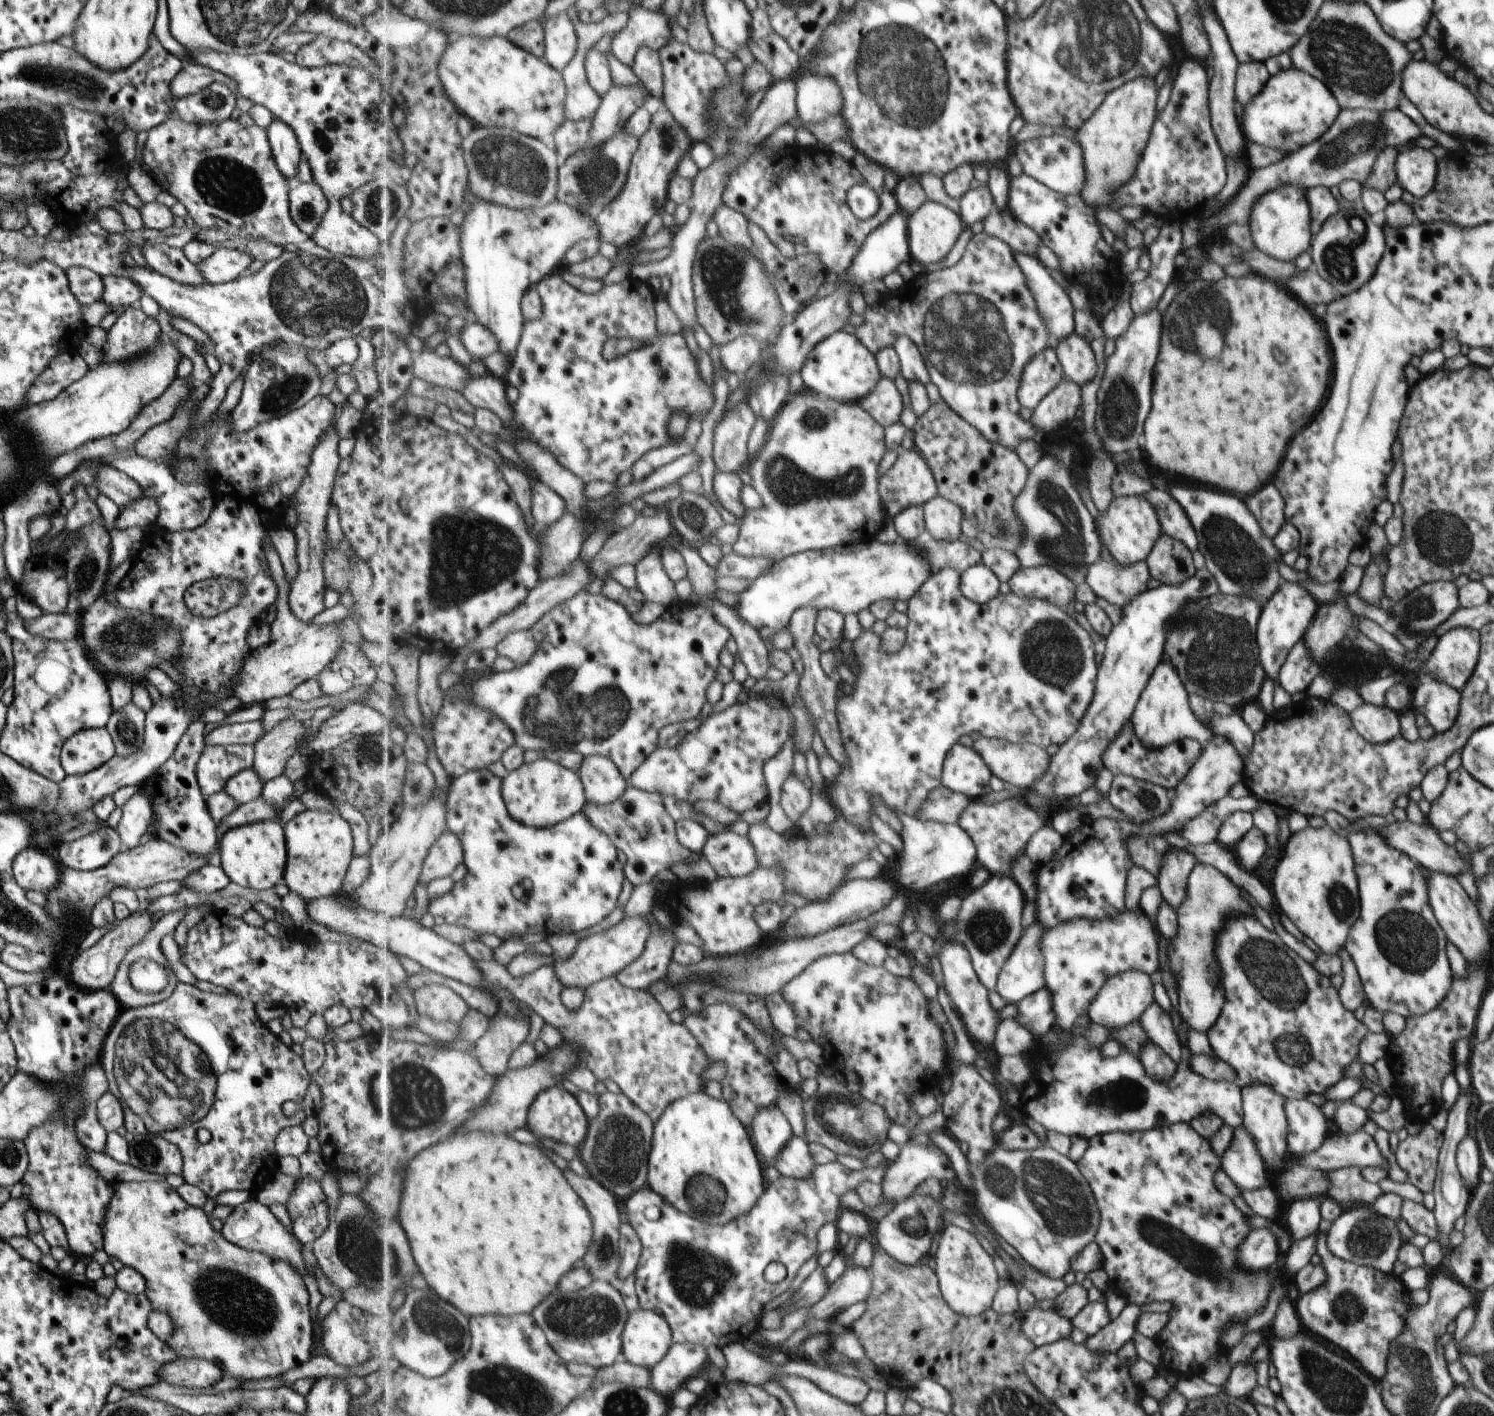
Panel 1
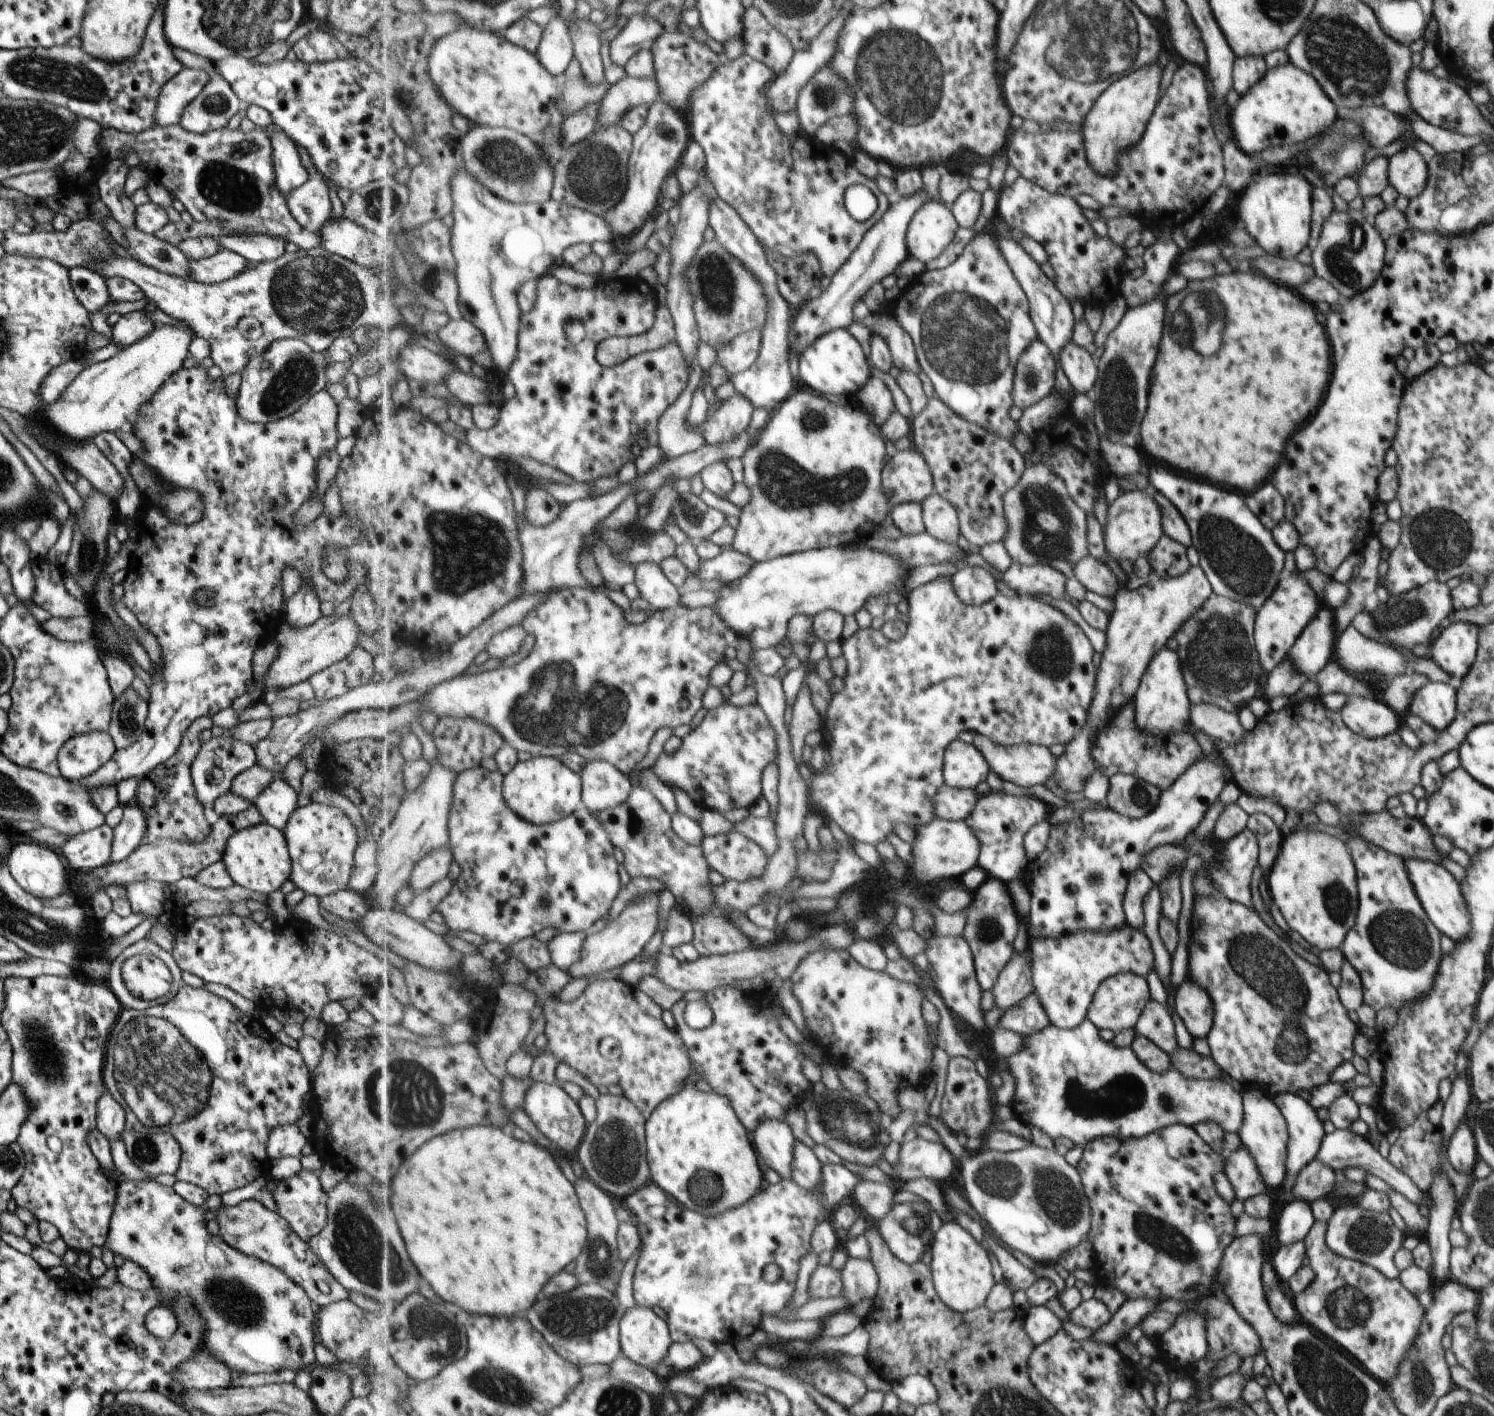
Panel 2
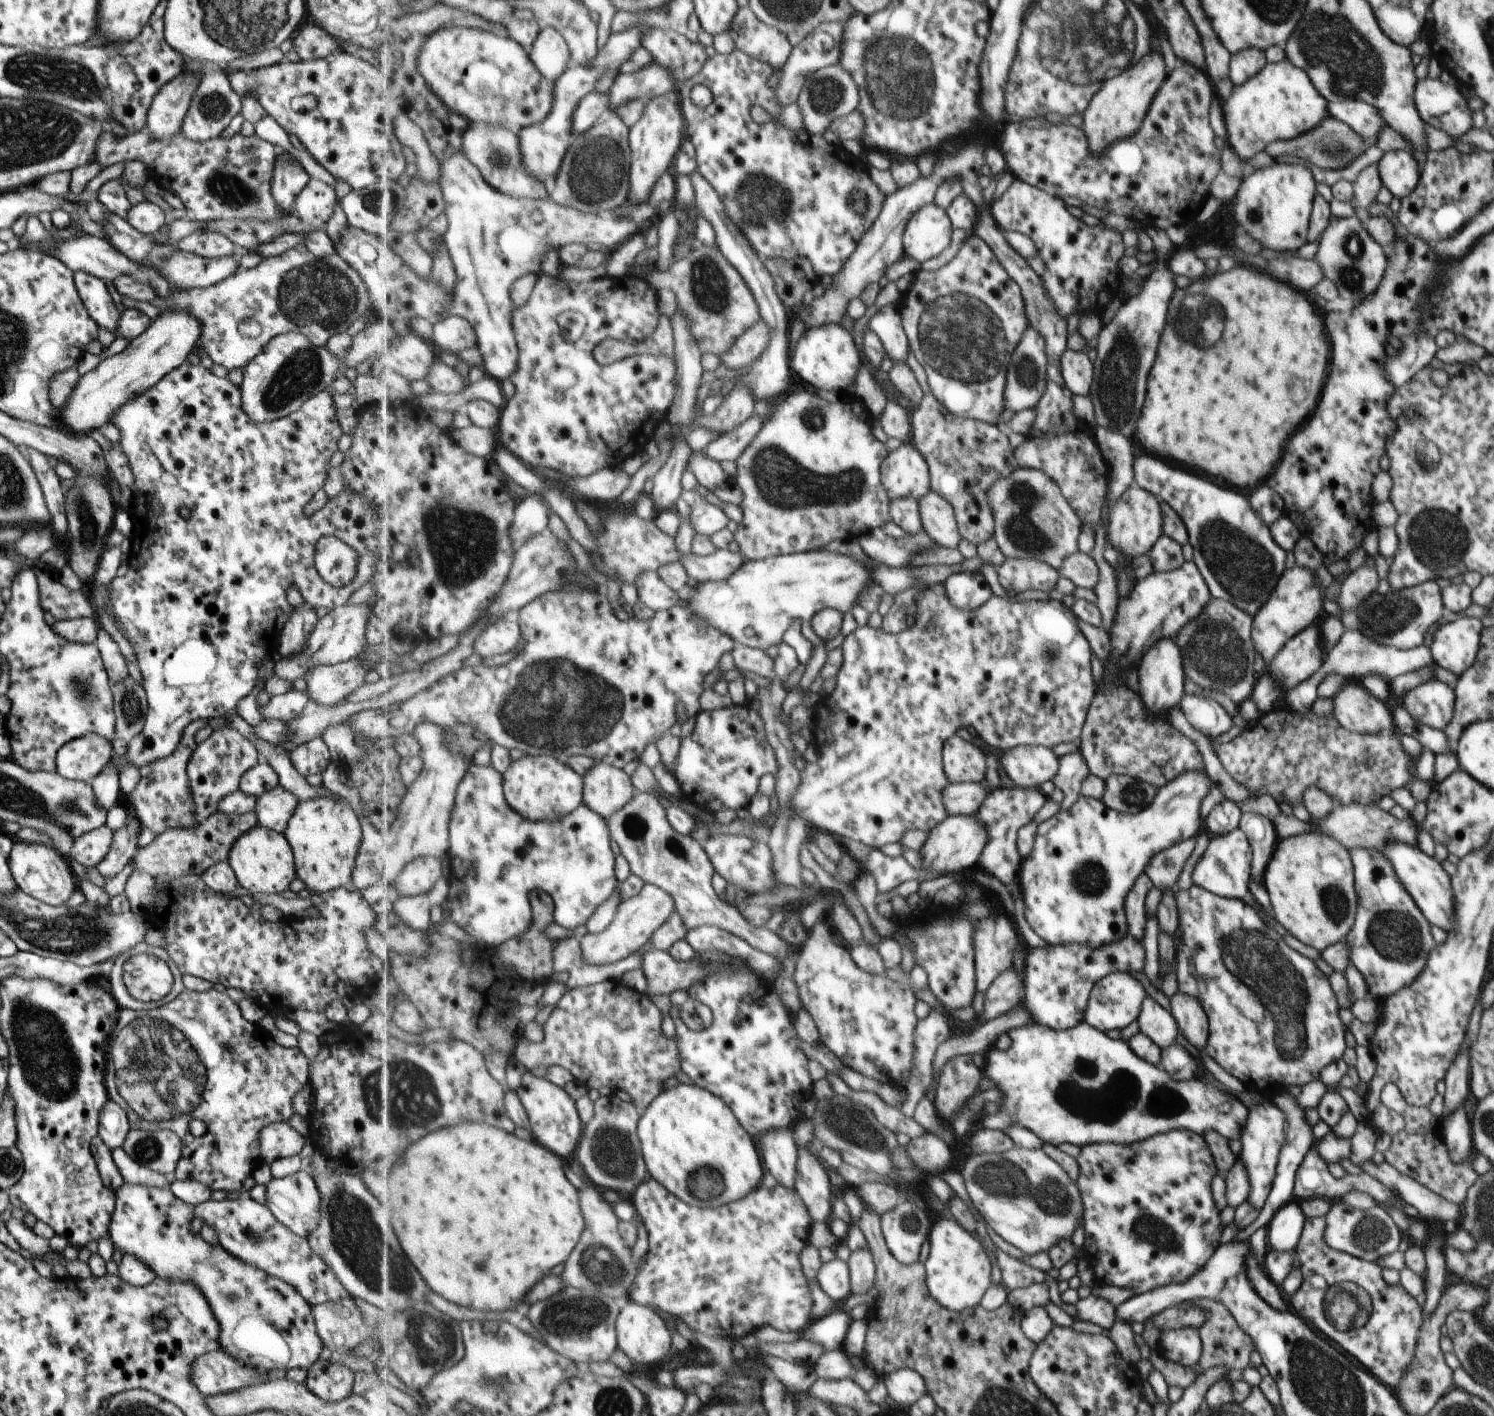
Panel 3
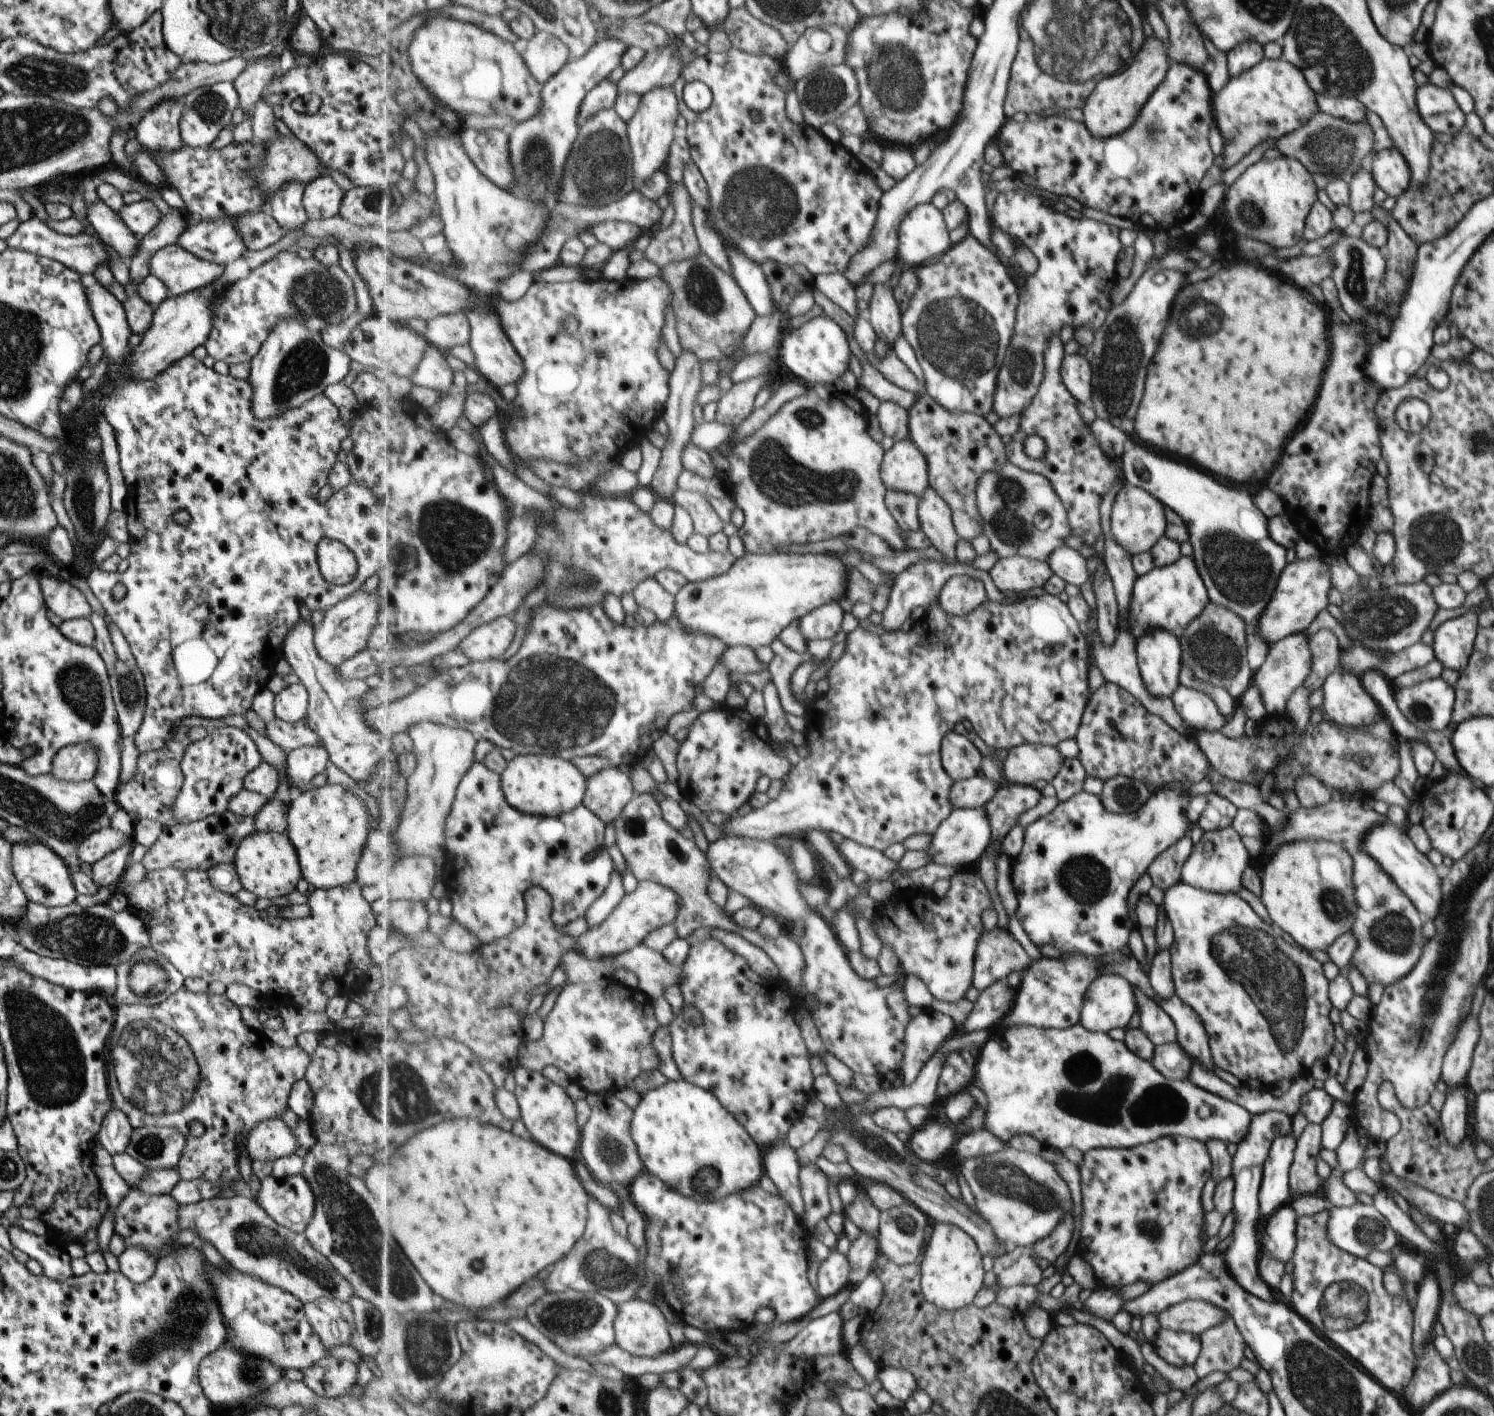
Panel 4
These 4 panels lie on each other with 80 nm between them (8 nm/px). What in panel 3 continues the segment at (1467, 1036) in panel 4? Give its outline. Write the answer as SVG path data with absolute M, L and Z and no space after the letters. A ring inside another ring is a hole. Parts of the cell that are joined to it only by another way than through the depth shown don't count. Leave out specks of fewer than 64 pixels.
M1468 1052L1457 1054L1446 1071L1446 1076L1443 1078L1445 1083L1445 1092L1443 1097L1442 1116L1451 1113L1457 1107L1462 1108L1465 1102L1465 1096L1470 1091L1469 1088L1469 1063Z

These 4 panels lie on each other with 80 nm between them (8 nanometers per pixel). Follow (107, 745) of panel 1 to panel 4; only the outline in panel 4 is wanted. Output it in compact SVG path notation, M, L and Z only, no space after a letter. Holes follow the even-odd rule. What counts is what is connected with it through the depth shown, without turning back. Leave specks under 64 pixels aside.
M89 743L60 748L53 757L49 772L67 782L91 781L98 763L98 750Z

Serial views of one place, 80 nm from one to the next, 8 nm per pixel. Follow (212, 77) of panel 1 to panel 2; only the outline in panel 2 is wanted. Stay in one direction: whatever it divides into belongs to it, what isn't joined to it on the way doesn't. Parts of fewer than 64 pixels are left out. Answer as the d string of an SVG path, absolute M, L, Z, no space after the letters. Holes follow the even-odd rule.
M182 67L159 91L154 124L162 127L177 124L184 106L198 95L209 77L204 70Z

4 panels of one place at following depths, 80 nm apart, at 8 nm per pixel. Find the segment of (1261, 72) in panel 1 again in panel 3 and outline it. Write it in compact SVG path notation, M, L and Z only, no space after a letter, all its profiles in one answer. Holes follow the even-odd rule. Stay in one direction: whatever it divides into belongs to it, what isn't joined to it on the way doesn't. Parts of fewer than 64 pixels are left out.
M1251 48L1245 49L1230 56L1228 79L1233 86L1243 85L1251 77L1255 77L1266 64L1267 60L1264 57L1264 51Z

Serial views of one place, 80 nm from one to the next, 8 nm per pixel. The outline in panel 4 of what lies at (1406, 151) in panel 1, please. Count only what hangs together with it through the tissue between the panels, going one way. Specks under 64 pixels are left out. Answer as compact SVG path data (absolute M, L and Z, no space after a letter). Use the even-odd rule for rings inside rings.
M1395 147L1372 153L1366 163L1376 184L1387 196L1395 199L1411 186L1411 168Z

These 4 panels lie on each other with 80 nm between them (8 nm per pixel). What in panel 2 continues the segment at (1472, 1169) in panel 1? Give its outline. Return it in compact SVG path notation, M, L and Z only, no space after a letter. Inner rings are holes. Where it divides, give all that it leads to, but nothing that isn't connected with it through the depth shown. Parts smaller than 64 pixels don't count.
M1462 1122L1452 1138L1448 1140L1448 1162L1461 1174L1471 1173L1477 1160L1475 1154L1477 1154L1475 1136Z

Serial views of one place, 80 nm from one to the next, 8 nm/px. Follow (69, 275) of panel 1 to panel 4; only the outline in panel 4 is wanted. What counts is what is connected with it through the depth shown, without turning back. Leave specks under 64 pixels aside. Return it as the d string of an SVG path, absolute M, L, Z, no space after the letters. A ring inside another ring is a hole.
M80 275L80 285L83 287L88 303L100 332L102 354L107 357L107 373L110 376L110 388L102 389L102 414L113 429L116 440L116 449L119 456L120 471L126 486L125 505L123 512L126 518L126 527L129 535L129 553L127 555L128 566L124 572L108 573L91 568L86 574L86 583L93 596L100 602L105 614L111 623L119 629L123 638L127 641L134 658L135 668L139 669L144 680L146 703L142 721L133 736L133 742L138 756L149 751L162 749L165 743L172 737L174 727L181 724L181 718L185 716L199 716L199 718L223 718L237 714L243 716L245 710L250 708L254 694L265 689L267 680L273 674L274 666L282 659L282 640L299 621L299 604L313 610L327 610L336 602L345 600L355 591L359 591L371 584L375 574L388 560L391 567L394 556L398 552L391 542L391 516L389 516L389 542L383 542L383 516L375 514L375 498L372 492L364 486L349 482L345 487L332 492L332 495L323 504L317 504L315 494L327 483L327 474L336 461L339 442L348 436L350 430L337 412L337 407L323 394L313 396L297 408L286 410L275 418L260 421L250 411L252 390L245 379L235 379L228 373L220 375L207 368L201 361L196 360L191 354L171 363L165 370L154 375L152 379L137 379L136 375L128 370L127 338L131 335L124 317L122 304L96 281L94 275ZM177 510L186 510L190 520L187 525L181 525L173 521L173 513ZM321 538L328 538L342 542L352 553L356 560L356 571L351 579L344 585L329 584L319 572L316 561L316 546ZM115 584L122 584L125 588L123 597L114 600L111 588Z

